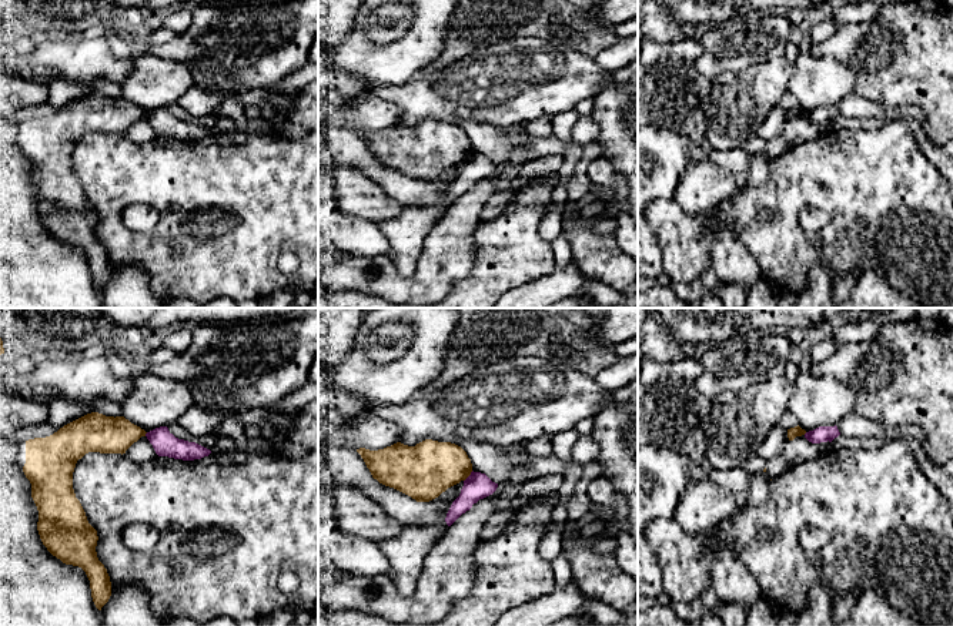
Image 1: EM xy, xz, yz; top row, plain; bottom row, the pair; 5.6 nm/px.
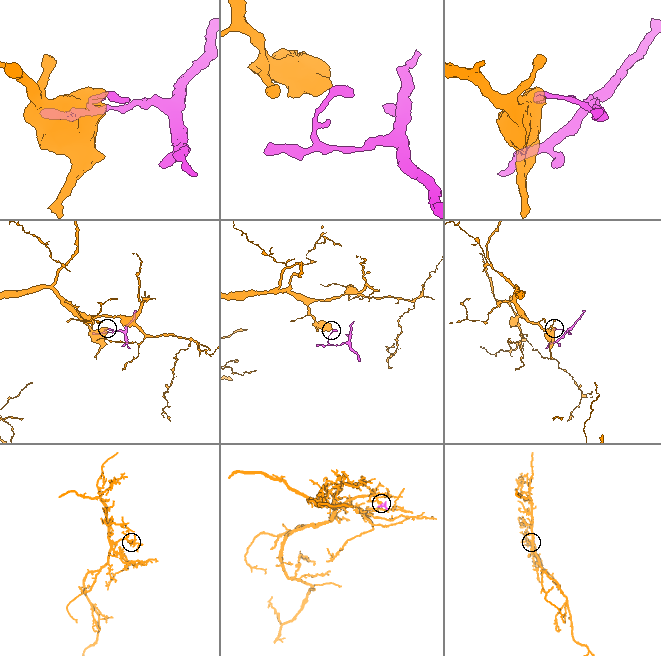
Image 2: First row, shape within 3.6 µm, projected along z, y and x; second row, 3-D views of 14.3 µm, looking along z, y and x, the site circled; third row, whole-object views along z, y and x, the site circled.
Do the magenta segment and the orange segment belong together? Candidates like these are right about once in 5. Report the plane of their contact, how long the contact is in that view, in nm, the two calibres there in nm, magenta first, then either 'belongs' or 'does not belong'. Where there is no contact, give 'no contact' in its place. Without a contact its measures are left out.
xz | 80 nm | 150/300 nm | does not belong

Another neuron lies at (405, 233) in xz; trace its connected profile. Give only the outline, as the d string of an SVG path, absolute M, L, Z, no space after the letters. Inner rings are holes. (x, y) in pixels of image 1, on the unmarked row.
M448 183L442 188L434 204L427 207L404 205L397 217L378 224L389 244L387 257L401 277L414 275L428 234L447 215L449 207L445 198L451 185L452 183Z

